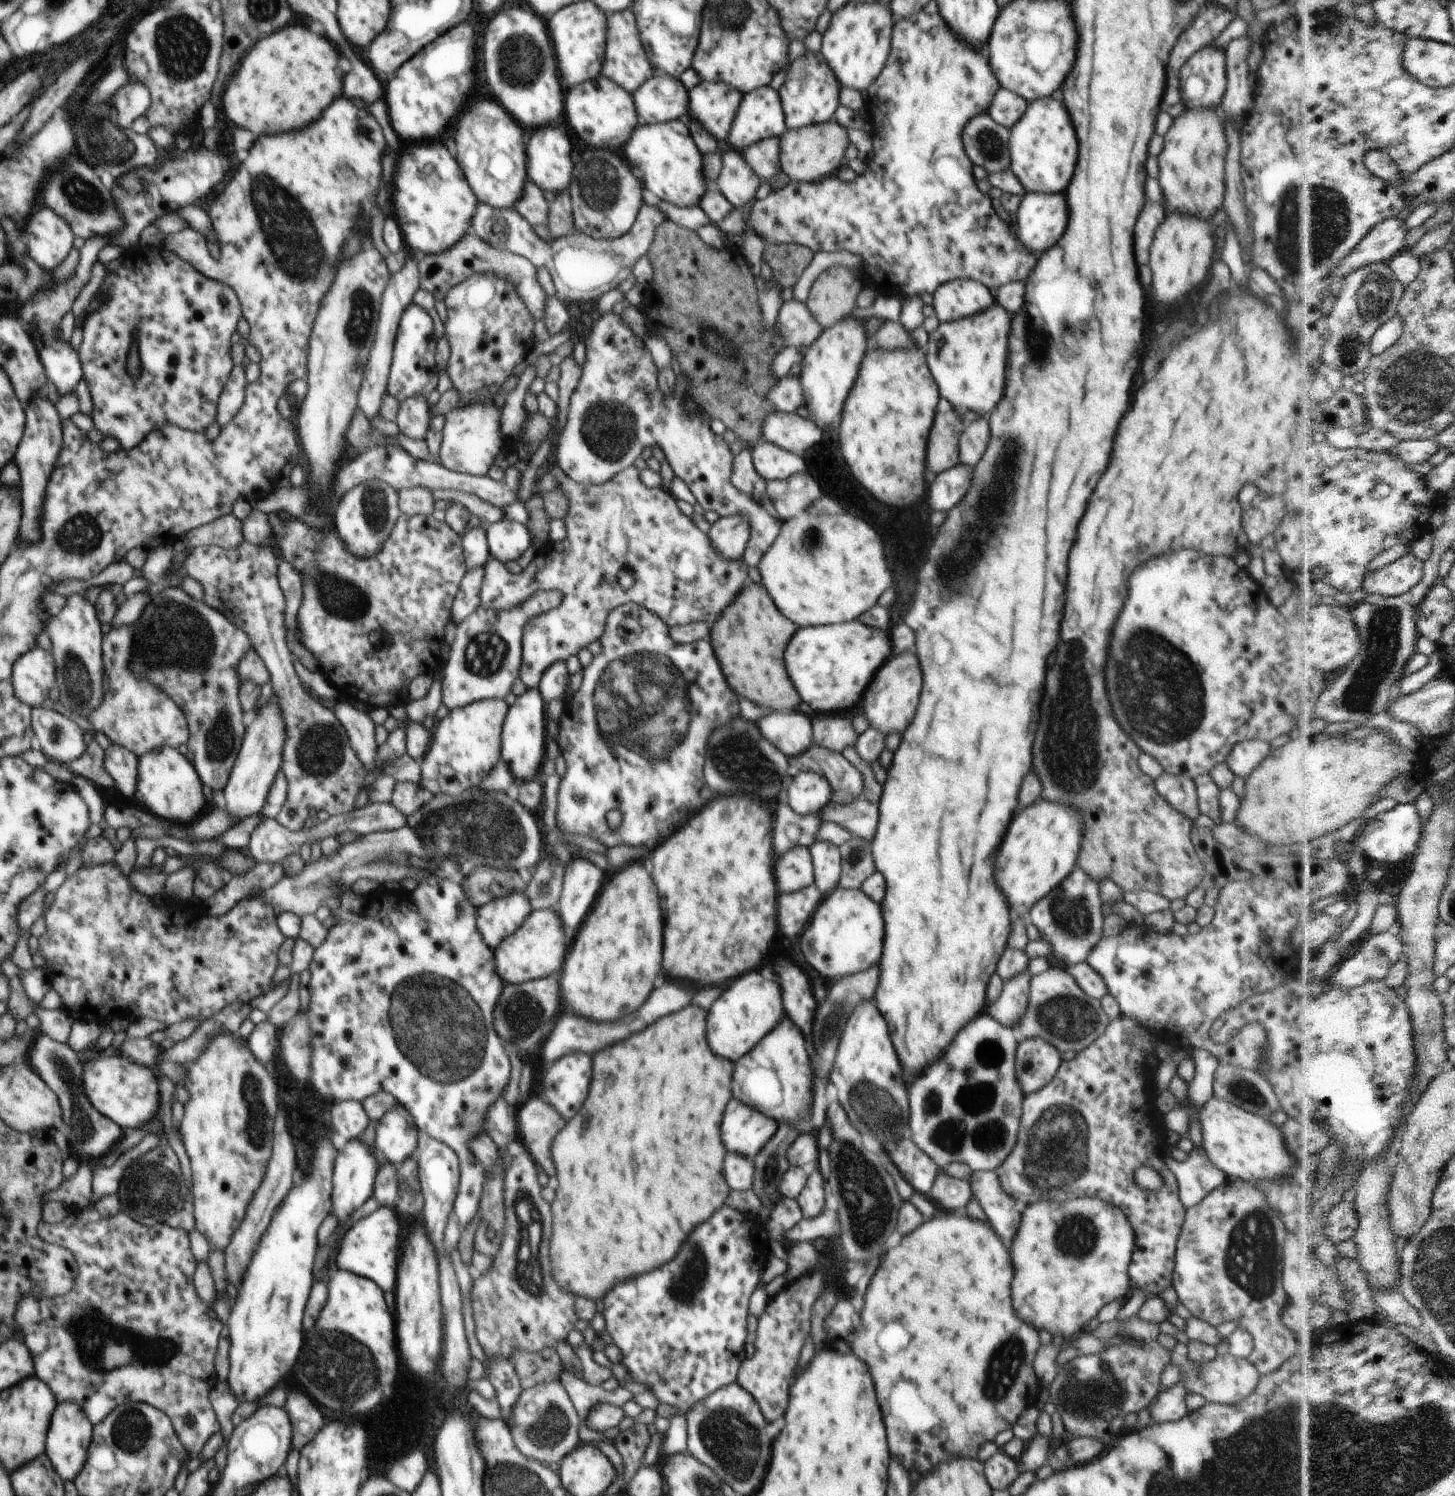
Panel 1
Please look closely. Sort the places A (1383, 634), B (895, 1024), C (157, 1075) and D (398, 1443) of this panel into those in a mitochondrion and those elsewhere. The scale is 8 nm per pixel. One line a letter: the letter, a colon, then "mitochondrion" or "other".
A: mitochondrion
B: other
C: other
D: other

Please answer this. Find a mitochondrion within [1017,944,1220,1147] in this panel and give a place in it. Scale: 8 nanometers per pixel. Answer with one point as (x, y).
(1070, 1019)

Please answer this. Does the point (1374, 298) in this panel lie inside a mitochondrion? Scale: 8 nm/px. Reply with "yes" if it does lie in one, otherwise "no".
yes

